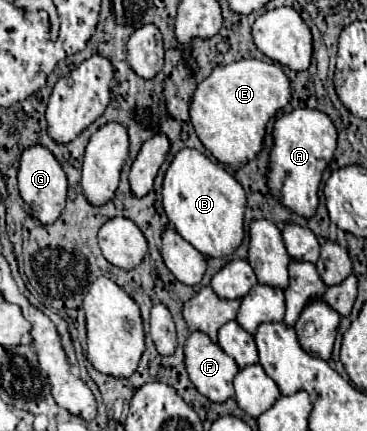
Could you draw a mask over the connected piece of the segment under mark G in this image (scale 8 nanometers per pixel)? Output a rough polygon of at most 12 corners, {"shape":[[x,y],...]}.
{"shape":[[53,153],[21,155],[19,195],[51,225],[65,209],[67,177]]}

